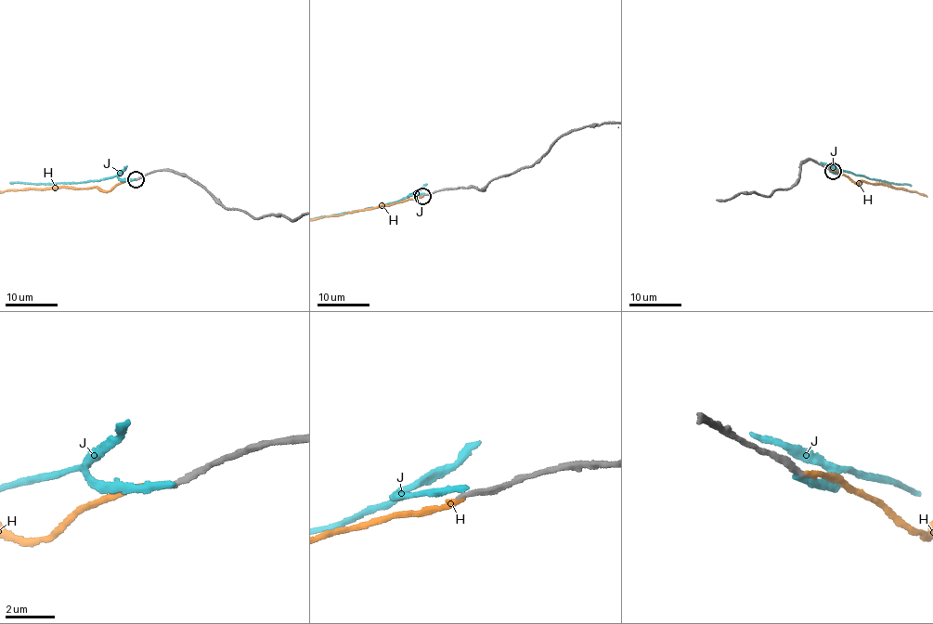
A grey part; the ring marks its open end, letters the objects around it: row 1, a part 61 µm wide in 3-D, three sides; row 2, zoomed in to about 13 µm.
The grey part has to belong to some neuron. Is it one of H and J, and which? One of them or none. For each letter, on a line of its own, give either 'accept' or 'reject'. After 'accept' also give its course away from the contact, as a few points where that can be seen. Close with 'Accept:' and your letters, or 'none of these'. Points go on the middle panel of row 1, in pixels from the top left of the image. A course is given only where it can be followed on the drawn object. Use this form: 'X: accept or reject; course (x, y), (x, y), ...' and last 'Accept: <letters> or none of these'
H: accept
J: reject
Accept: H

